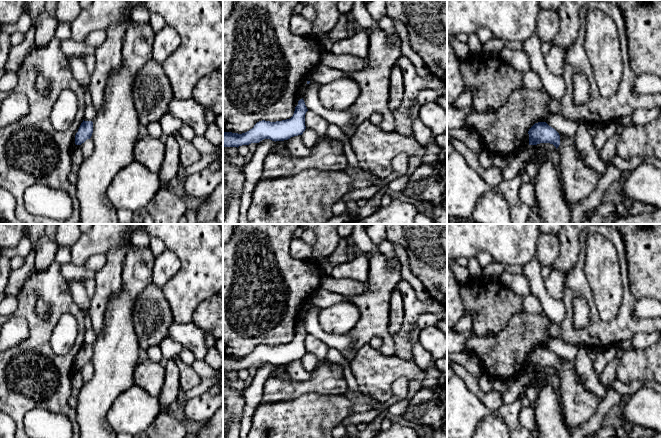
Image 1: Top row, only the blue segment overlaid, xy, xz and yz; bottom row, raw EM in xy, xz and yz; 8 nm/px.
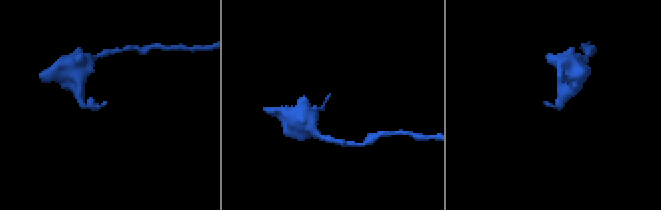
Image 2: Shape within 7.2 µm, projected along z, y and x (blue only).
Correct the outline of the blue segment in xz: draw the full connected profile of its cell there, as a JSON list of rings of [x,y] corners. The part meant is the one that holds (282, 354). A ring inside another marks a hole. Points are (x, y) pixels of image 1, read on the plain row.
[[[302,323],[298,325],[293,340],[290,343],[270,346],[259,345],[249,355],[238,358],[232,356],[223,357],[224,371],[239,371],[251,367],[259,367],[264,363],[272,365],[284,365],[291,361],[302,359],[306,353],[305,338],[308,335]]]

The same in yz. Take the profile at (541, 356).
[[[546,346],[535,347],[528,355],[529,369],[537,369],[540,367],[553,368],[556,373],[560,369],[559,357],[549,350]]]

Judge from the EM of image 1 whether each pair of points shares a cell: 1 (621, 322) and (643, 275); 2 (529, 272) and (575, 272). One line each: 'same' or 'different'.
1: different
2: different

